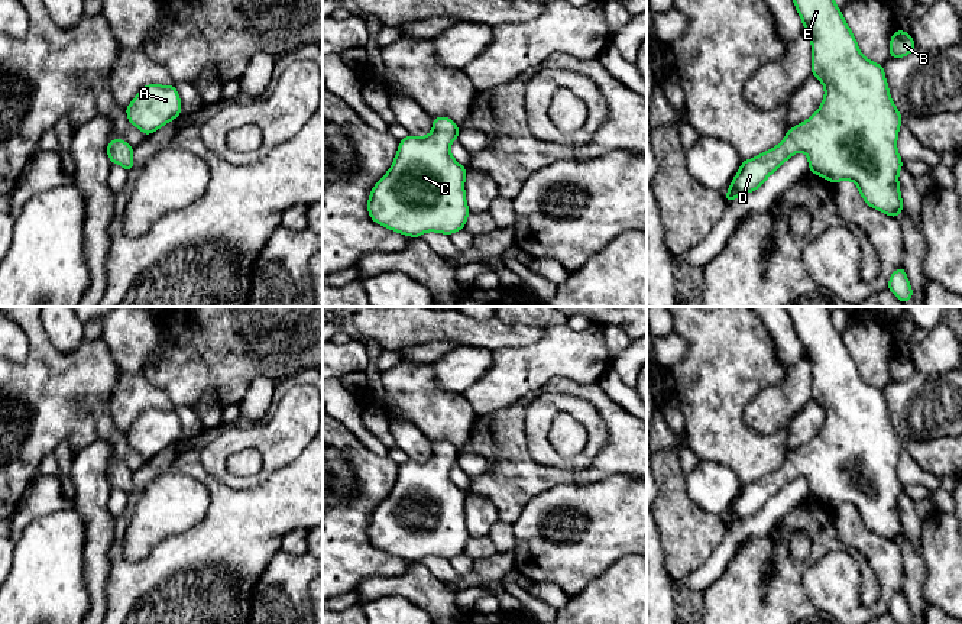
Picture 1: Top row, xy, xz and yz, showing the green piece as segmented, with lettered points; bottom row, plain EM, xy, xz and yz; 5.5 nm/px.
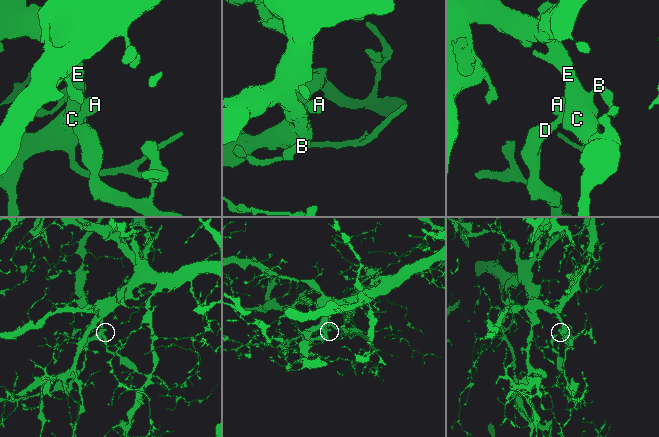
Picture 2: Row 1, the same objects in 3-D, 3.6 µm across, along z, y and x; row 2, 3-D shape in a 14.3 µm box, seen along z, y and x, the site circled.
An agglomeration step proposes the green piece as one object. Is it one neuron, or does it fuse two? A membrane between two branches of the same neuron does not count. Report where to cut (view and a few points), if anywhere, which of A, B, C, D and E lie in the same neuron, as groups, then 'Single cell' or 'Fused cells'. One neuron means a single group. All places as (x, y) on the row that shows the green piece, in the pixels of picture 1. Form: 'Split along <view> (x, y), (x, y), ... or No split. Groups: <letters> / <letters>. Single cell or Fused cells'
No split. Groups: A B C D E. Single cell

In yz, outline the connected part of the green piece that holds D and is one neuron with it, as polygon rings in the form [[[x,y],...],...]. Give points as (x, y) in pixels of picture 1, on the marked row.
[[[793,0],[812,42],[812,75],[825,87],[825,98],[807,120],[787,130],[775,148],[745,159],[731,181],[725,201],[758,190],[788,158],[804,152],[809,171],[830,182],[852,181],[864,201],[891,217],[904,208],[898,172],[903,161],[897,152],[901,113],[891,101],[882,64],[867,59],[833,0]]]

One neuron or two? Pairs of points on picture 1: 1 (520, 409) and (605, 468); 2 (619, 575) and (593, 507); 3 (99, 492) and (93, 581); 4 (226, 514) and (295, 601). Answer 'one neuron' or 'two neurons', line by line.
1: one neuron
2: two neurons
3: one neuron
4: two neurons

